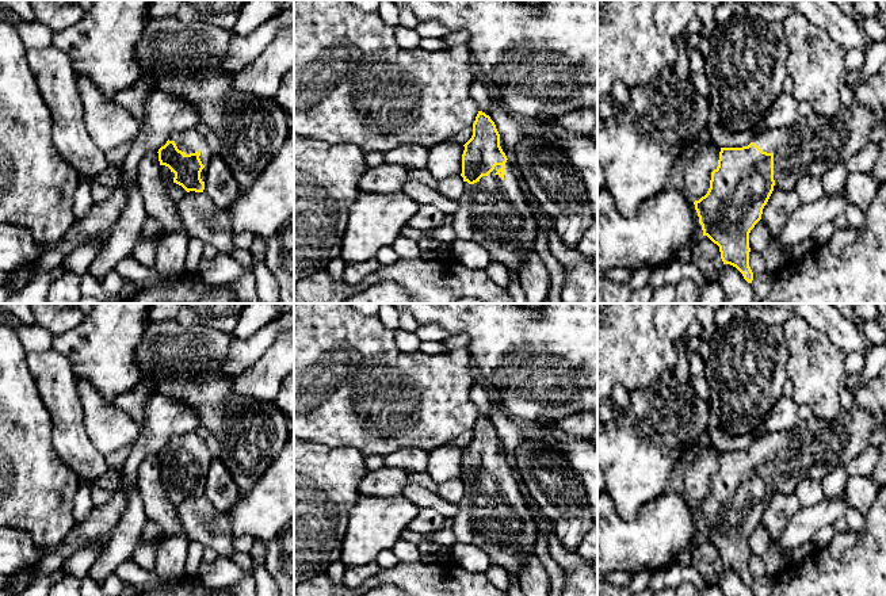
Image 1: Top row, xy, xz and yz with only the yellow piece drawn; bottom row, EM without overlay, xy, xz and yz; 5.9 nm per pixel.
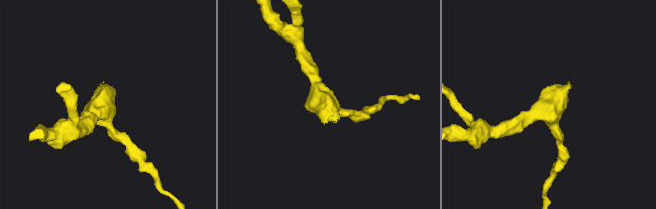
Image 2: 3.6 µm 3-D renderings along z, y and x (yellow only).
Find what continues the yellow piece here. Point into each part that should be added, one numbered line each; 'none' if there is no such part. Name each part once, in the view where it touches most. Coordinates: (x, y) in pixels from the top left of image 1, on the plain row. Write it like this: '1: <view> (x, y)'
1: xz (493, 516)

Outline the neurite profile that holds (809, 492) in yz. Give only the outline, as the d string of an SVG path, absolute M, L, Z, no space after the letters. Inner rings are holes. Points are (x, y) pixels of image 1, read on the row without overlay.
M802 478L794 490L801 507L811 507L821 503L824 497L822 482L817 478Z

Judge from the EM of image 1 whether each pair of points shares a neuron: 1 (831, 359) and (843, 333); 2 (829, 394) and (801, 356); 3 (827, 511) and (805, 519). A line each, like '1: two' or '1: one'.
1: two
2: one
3: one

